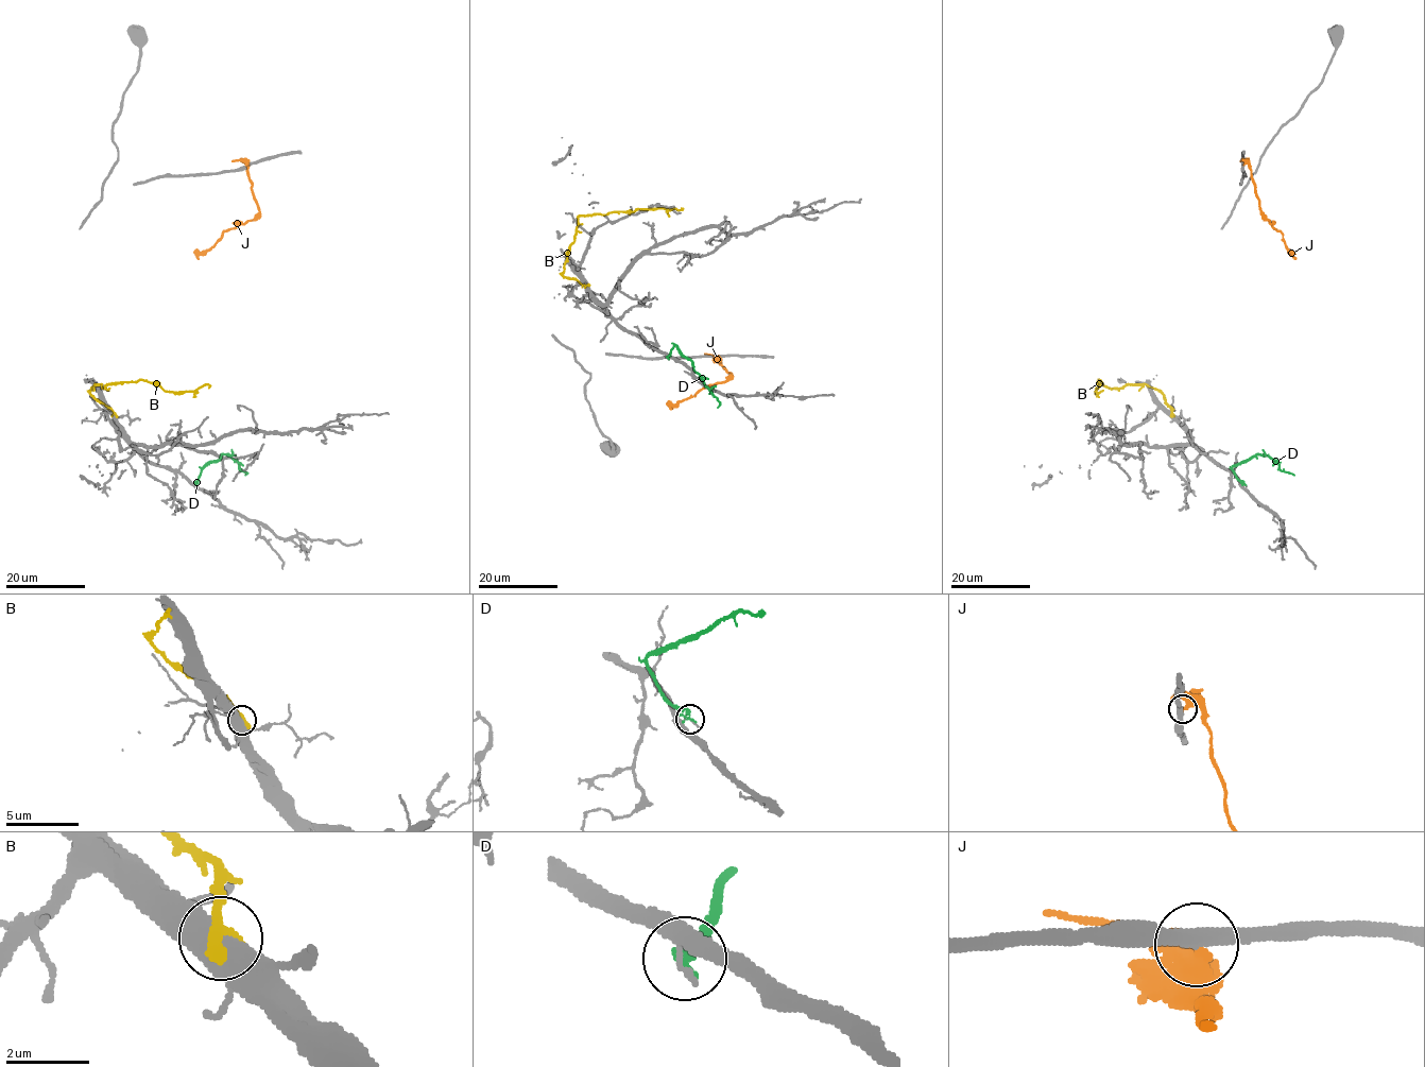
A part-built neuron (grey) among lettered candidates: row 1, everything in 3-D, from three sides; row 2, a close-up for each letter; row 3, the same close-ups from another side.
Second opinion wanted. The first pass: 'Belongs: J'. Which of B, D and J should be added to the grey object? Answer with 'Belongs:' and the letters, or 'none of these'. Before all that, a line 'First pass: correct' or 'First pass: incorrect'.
First pass: correct
Belongs: J

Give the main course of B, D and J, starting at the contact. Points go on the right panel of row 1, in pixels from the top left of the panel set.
B: (1171, 414), (1171, 408), (1161, 392), (1145, 383), (1106, 388), (1099, 380), (1096, 392), (1097, 384), (1095, 388)
D: (1243, 483), (1233, 466), (1258, 454), (1270, 457), (1280, 468), (1294, 475)
J: (1243, 164), (1248, 162), (1251, 170), (1262, 213), (1278, 229), (1295, 259)

